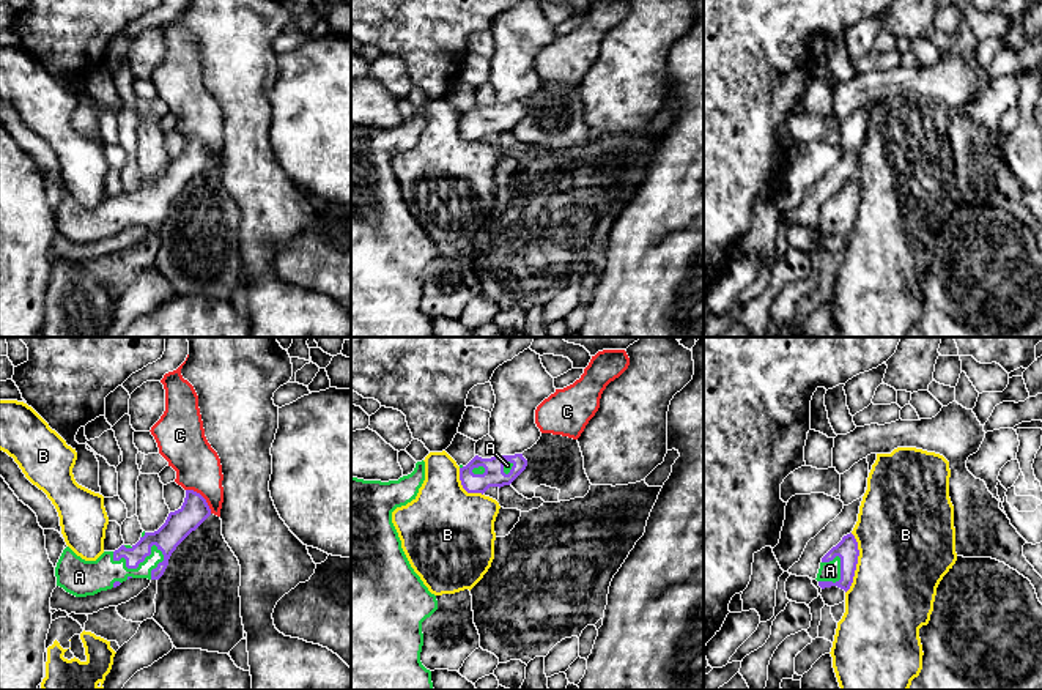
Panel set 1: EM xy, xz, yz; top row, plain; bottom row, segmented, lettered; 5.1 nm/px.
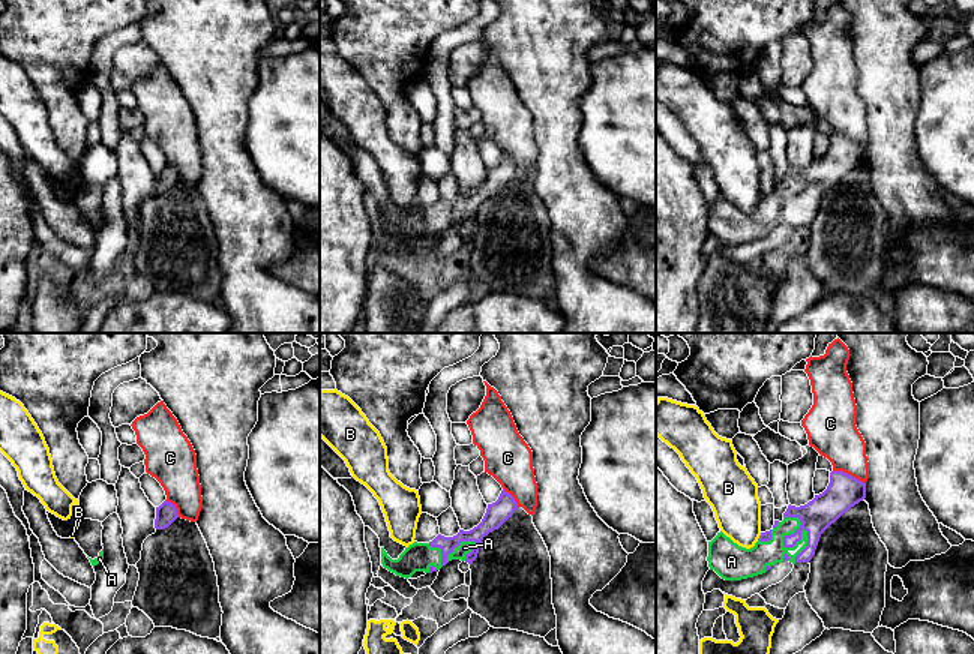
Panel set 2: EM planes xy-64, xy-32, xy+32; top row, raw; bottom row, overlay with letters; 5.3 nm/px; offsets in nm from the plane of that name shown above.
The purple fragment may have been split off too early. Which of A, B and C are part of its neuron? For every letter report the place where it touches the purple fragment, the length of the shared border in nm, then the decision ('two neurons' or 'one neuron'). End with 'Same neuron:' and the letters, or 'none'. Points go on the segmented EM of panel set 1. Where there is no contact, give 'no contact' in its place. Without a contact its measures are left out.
A: contact xy (139, 563); length 280 nm; one neuron
B: contact yz (857, 563); length 320 nm; two neurons
C: contact xy (202, 497); length 180 nm; two neurons
Same neuron: A

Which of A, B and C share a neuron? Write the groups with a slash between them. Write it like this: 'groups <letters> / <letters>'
groups A / B / C

